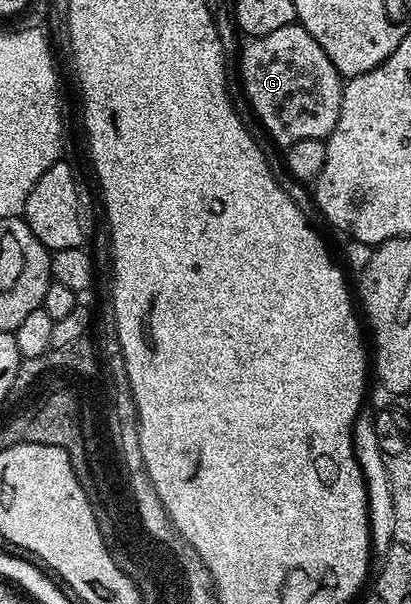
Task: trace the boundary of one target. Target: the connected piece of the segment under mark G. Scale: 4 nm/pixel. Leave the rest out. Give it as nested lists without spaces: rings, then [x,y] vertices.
[[[295,22],[288,26],[280,26],[280,30],[272,30],[272,34],[255,36],[249,41],[250,45],[243,47],[240,52],[242,58],[242,84],[246,87],[246,96],[258,115],[257,123],[265,131],[275,145],[289,146],[296,142],[304,142],[304,138],[325,140],[336,130],[336,122],[340,118],[340,102],[342,101],[342,85],[344,78],[332,66],[328,54],[320,50],[320,42],[308,34],[302,25]]]

